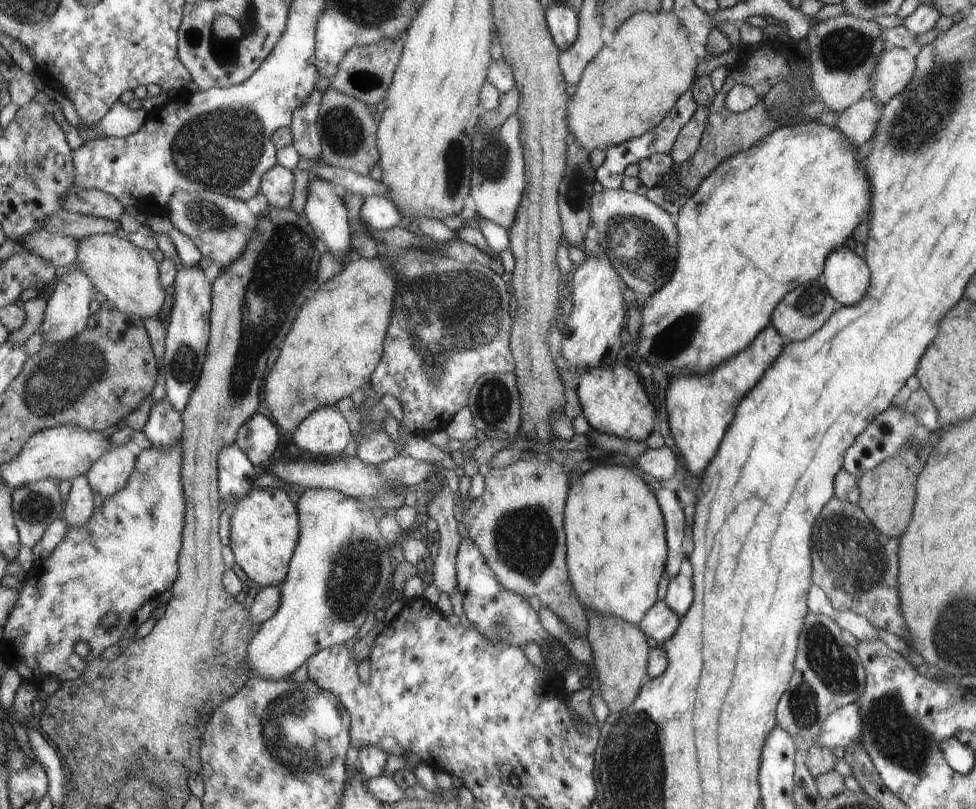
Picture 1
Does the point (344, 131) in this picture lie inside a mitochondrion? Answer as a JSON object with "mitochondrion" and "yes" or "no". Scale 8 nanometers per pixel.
{"mitochondrion":"yes"}

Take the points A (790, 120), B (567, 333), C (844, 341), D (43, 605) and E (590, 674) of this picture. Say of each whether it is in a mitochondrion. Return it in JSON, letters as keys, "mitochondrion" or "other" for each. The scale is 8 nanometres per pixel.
{"A":"other","B":"other","C":"other","D":"other","E":"other"}

